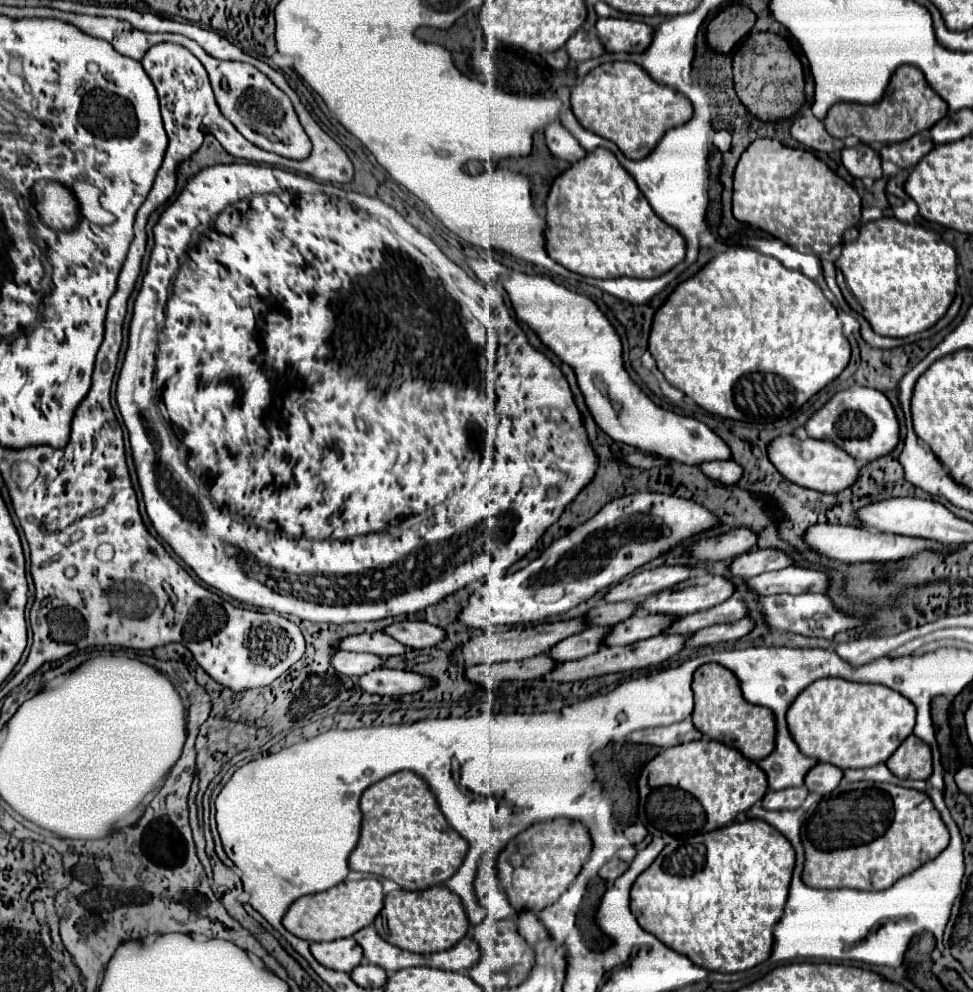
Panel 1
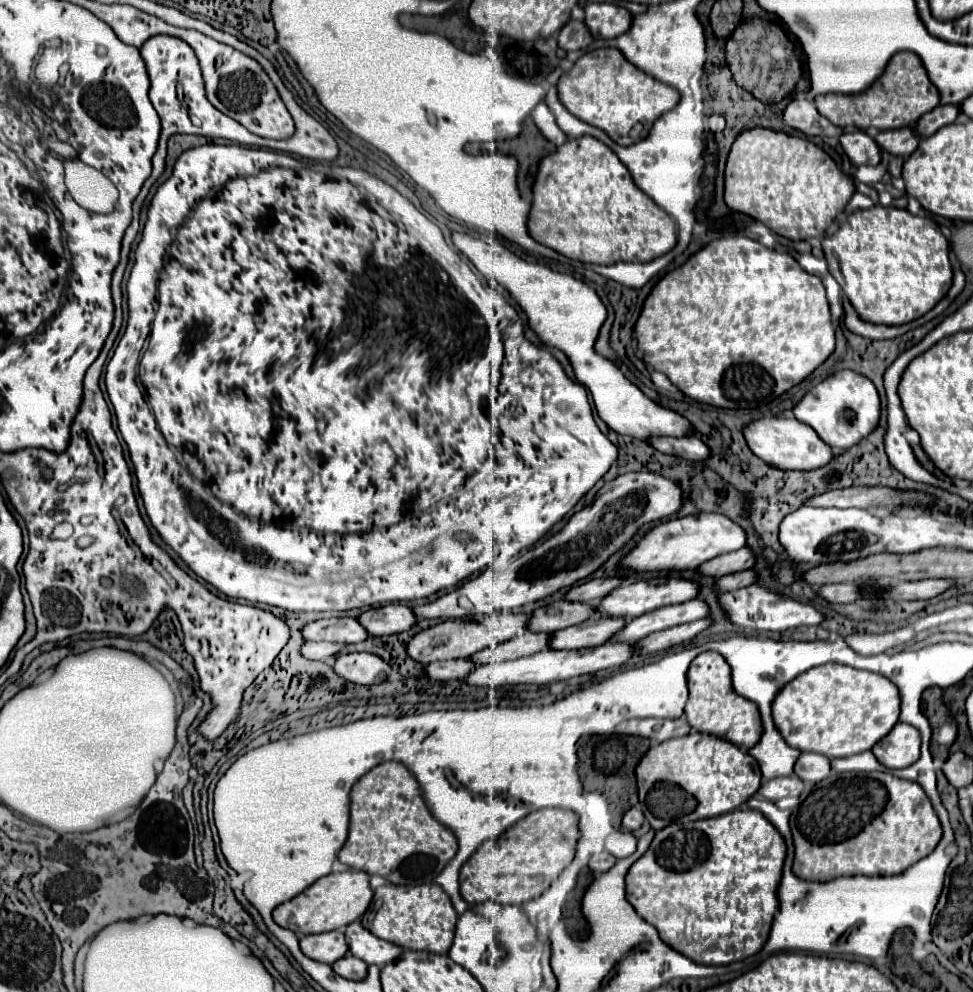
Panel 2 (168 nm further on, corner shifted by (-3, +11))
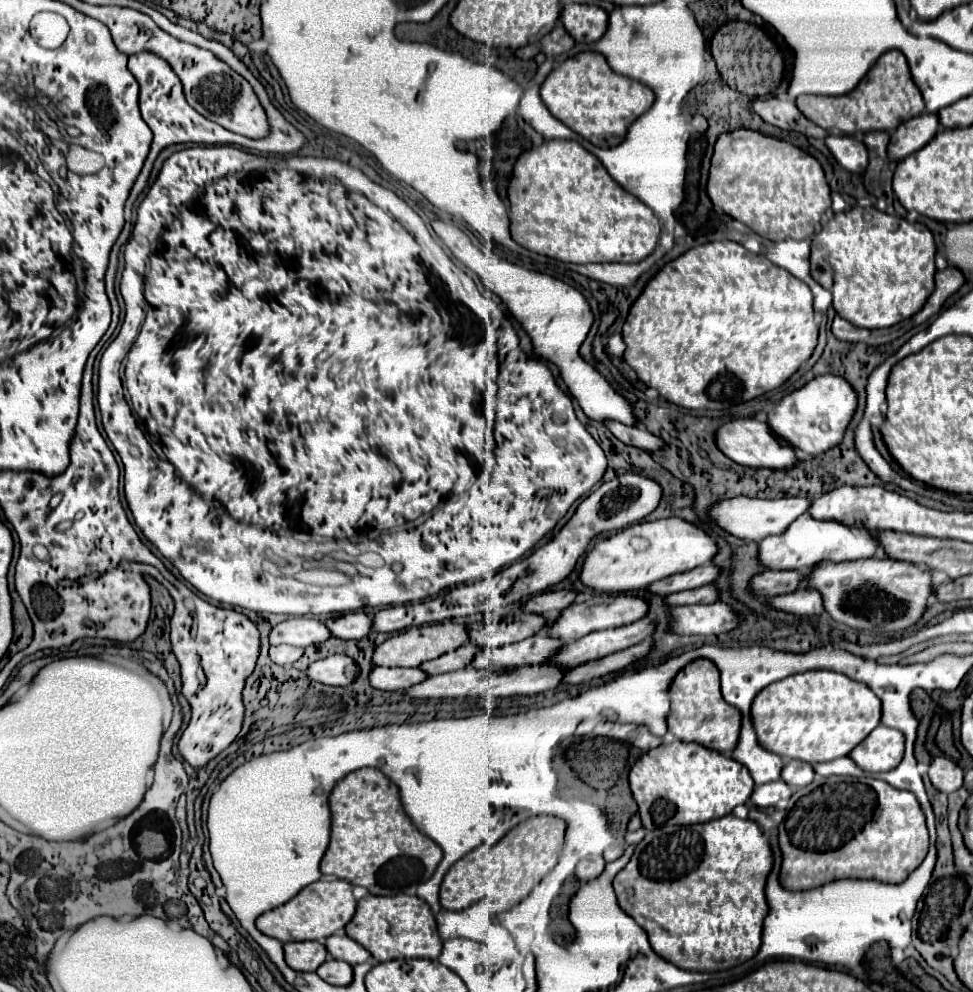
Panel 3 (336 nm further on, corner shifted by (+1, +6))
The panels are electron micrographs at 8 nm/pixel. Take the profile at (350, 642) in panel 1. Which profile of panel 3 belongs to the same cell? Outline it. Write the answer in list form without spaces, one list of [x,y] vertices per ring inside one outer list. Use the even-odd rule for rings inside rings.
[[[292,617],[272,627],[270,631],[270,645],[294,645],[294,647],[308,647],[320,641],[326,641],[330,631],[322,621],[306,619],[306,617]]]

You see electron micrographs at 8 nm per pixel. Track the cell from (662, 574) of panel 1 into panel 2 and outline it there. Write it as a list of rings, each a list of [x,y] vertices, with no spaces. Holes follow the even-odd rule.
[[[610,576],[610,578],[594,578],[594,580],[588,580],[580,586],[574,586],[568,594],[566,594],[566,600],[572,600],[572,602],[582,602],[582,604],[592,604],[592,606],[598,606],[600,600],[604,596],[608,596],[608,592],[612,592],[614,588],[618,588],[622,584],[622,576]]]

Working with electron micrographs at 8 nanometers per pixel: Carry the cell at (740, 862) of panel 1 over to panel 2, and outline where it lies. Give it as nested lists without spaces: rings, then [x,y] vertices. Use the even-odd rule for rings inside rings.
[[[732,810],[728,814],[716,816],[716,818],[708,818],[708,820],[696,820],[696,822],[688,822],[688,824],[670,824],[668,828],[662,828],[656,832],[648,852],[636,860],[632,864],[632,868],[628,870],[626,876],[626,898],[628,902],[634,906],[634,910],[652,926],[656,926],[660,938],[672,946],[674,950],[682,952],[684,956],[688,956],[690,960],[698,962],[698,964],[730,964],[736,960],[744,960],[756,952],[762,950],[764,942],[768,940],[770,934],[770,926],[772,926],[772,918],[778,912],[778,884],[780,884],[780,876],[782,876],[782,866],[784,866],[784,858],[786,858],[786,842],[780,836],[780,832],[776,832],[774,824],[768,824],[768,820],[764,820],[764,816],[760,816],[760,812],[756,810]]]

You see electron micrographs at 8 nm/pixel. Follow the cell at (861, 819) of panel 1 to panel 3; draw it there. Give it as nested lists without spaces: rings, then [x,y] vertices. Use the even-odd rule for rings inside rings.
[[[820,777],[794,791],[786,817],[778,825],[778,843],[782,851],[780,885],[784,889],[814,889],[842,877],[876,879],[884,883],[902,883],[928,853],[928,829],[916,797],[894,789],[874,777]]]

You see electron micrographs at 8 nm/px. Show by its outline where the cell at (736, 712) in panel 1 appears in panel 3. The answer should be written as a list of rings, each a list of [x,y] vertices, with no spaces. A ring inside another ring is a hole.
[[[694,659],[672,679],[668,731],[686,743],[698,743],[720,753],[732,753],[740,733],[740,711],[728,705],[720,693],[720,673],[710,659]]]

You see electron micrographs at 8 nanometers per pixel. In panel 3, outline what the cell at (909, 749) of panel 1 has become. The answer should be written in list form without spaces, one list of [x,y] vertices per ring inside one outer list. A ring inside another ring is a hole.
[[[878,725],[848,755],[862,771],[882,773],[894,769],[904,755],[904,735],[896,729]]]

